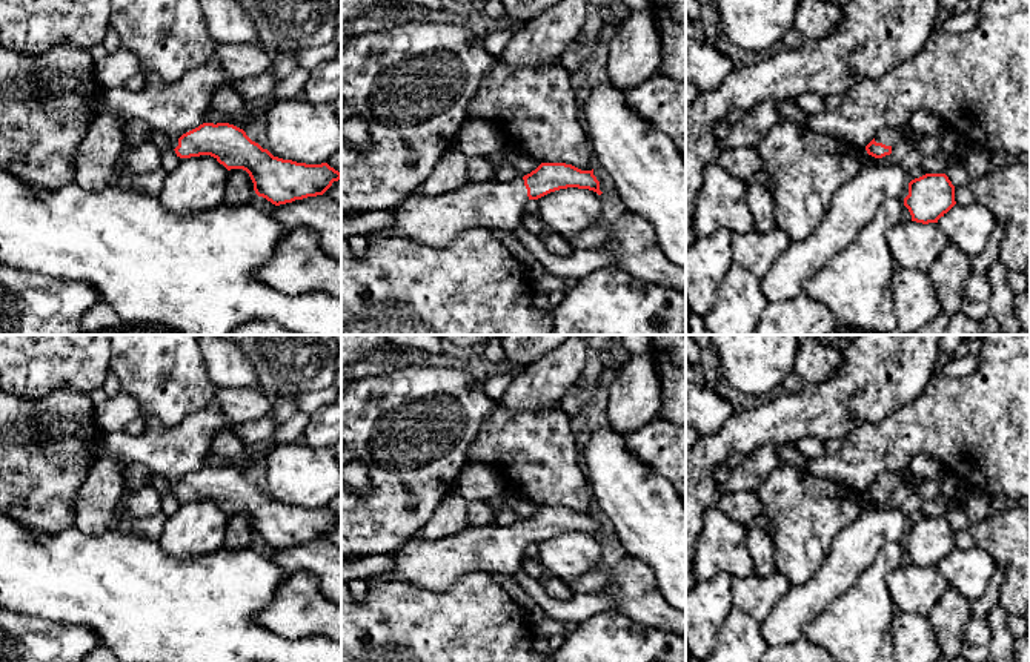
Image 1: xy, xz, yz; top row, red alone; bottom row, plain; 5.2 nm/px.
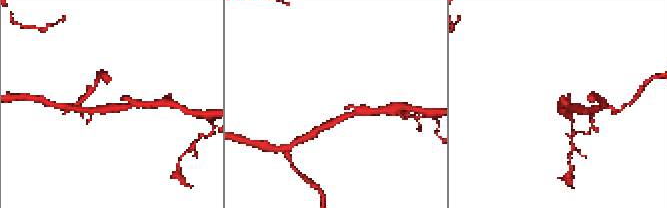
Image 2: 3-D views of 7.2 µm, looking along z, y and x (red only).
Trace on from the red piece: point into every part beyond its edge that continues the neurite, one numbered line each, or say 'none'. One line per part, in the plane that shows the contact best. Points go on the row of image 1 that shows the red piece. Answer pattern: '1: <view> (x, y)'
1: yz (892, 137)

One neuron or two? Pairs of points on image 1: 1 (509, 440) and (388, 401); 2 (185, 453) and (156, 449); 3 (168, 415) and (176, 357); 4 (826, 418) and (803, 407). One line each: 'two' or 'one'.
1: two
2: one
3: one
4: one

